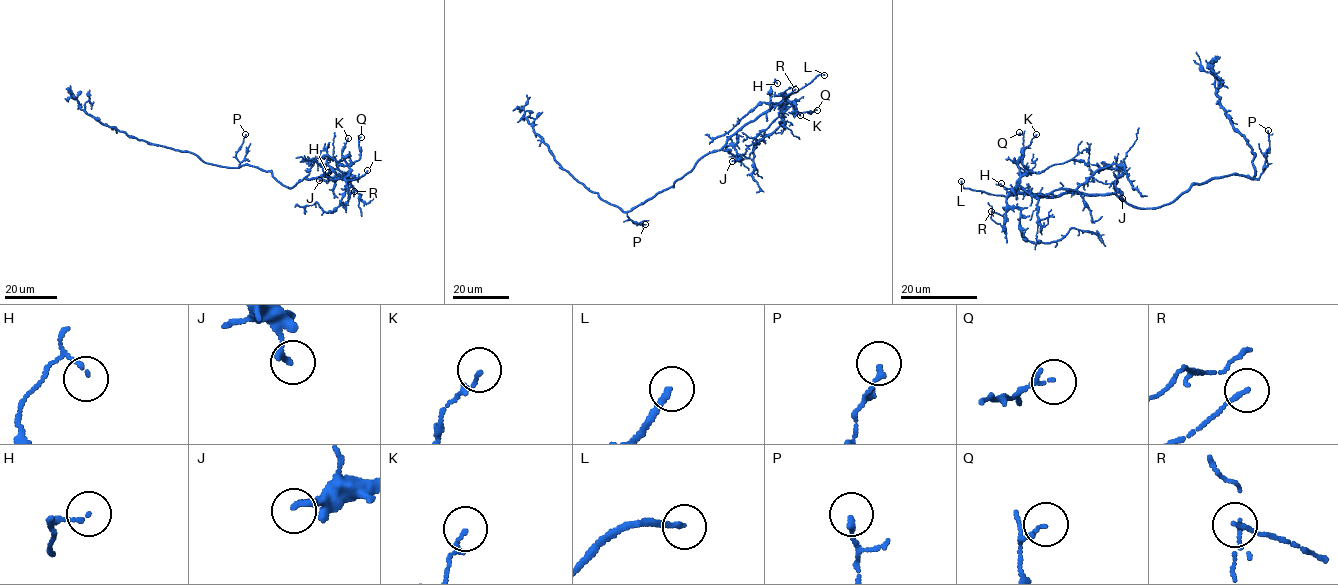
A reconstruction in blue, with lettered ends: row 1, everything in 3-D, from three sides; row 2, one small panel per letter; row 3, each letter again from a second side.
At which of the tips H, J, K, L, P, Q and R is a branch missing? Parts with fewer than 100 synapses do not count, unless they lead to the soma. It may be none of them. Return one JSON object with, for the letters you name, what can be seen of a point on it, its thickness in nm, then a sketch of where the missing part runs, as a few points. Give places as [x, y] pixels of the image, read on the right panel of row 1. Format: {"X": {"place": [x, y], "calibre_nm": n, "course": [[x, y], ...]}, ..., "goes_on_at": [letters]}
{"L": {"place": [961, 181], "calibre_nm": 190, "course": [[961, 181], [960, 159], [952, 153], [960, 178], [970, 170], [959, 185], [964, 194]]}, "goes_on_at": ["L"]}

